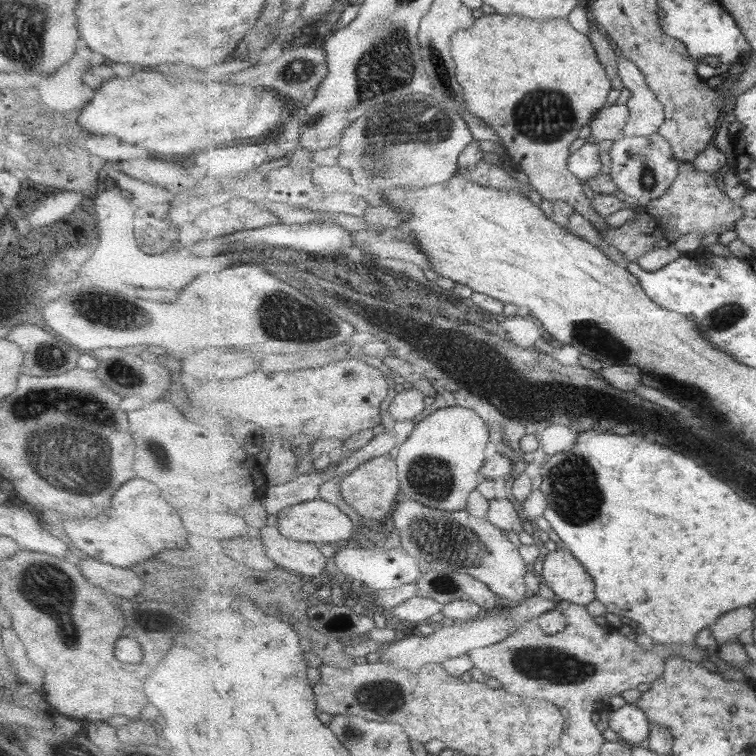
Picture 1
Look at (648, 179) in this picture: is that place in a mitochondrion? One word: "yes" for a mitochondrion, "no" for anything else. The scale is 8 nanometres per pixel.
yes

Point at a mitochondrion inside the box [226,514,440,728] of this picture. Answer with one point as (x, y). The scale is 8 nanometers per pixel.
(382, 700)

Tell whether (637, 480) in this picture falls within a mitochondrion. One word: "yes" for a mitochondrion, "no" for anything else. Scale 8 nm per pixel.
no

